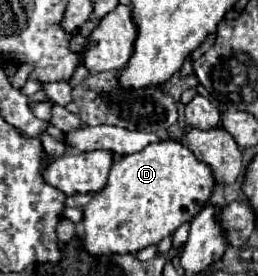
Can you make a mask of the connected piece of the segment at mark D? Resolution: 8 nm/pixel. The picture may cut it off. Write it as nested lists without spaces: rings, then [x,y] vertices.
[[[161,140],[145,146],[137,154],[119,156],[113,162],[107,186],[97,192],[83,208],[83,242],[89,254],[137,254],[139,250],[159,244],[171,236],[183,222],[191,222],[207,204],[215,188],[211,166],[199,162],[193,152],[179,140]]]

